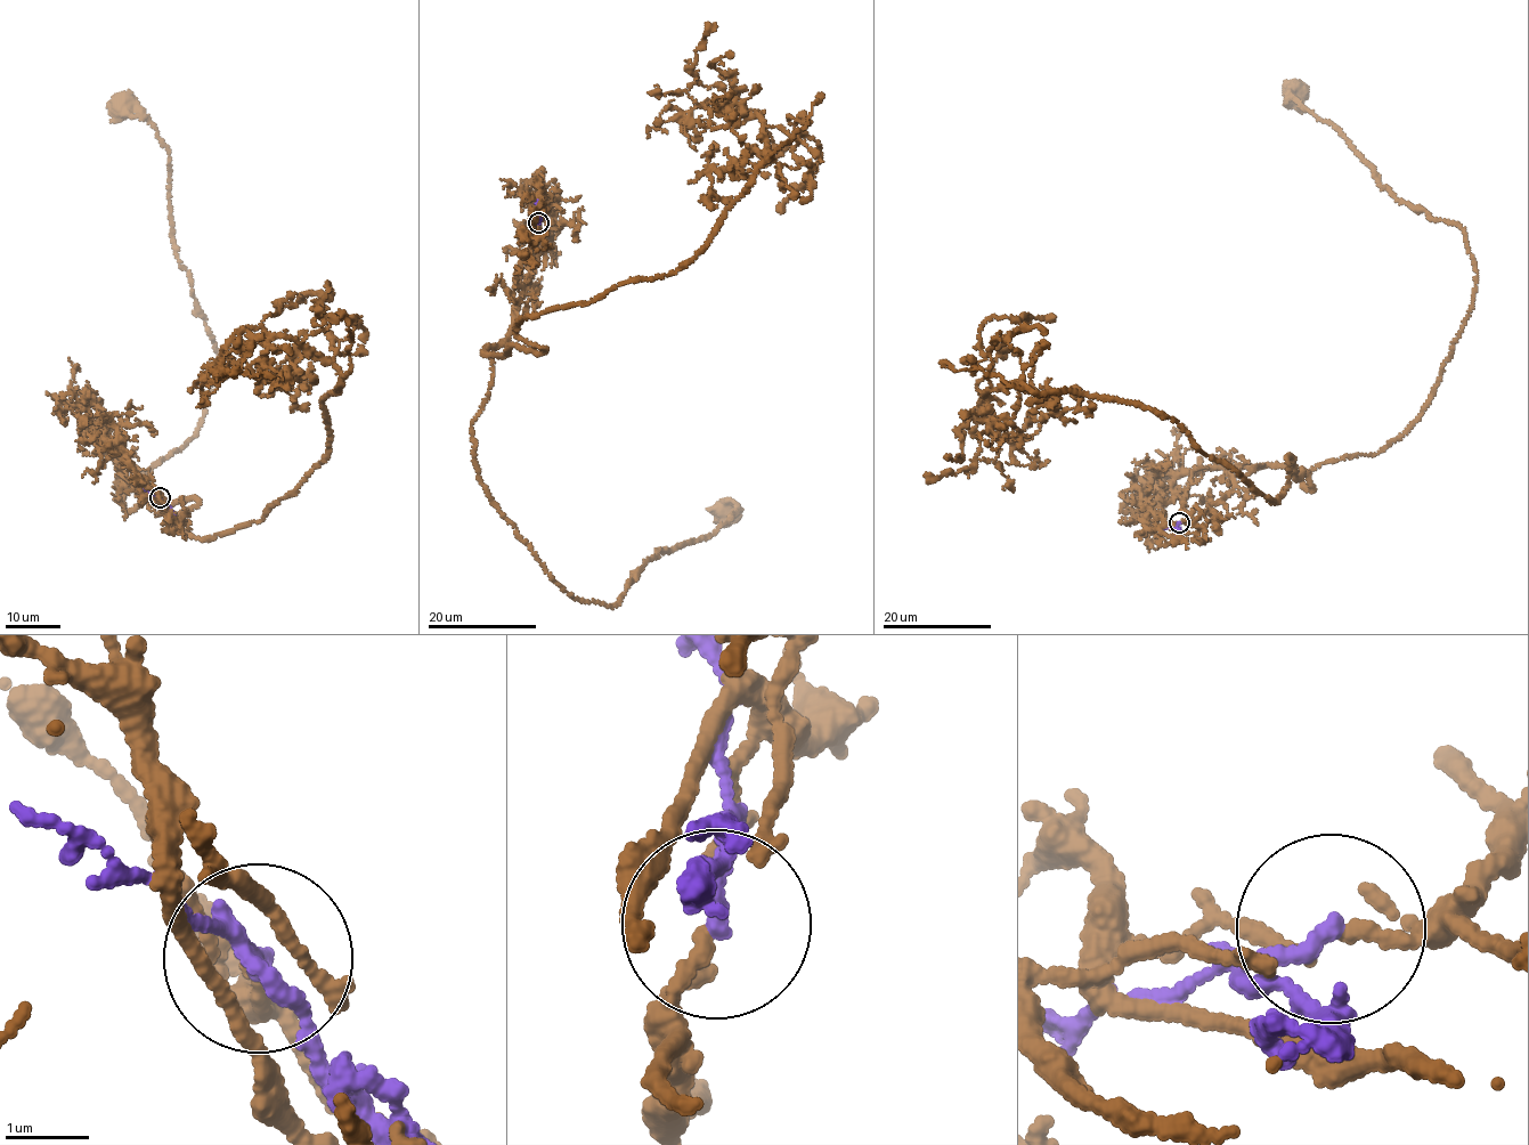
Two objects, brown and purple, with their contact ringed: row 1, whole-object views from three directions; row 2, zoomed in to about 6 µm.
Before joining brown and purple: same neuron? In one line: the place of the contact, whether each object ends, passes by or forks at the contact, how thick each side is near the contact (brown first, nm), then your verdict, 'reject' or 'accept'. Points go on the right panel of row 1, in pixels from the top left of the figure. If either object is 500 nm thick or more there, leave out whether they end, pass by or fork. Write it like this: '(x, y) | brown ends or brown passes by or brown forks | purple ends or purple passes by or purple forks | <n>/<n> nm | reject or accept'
(1179, 522) | brown passes by | purple ends | 130/200 nm | reject

